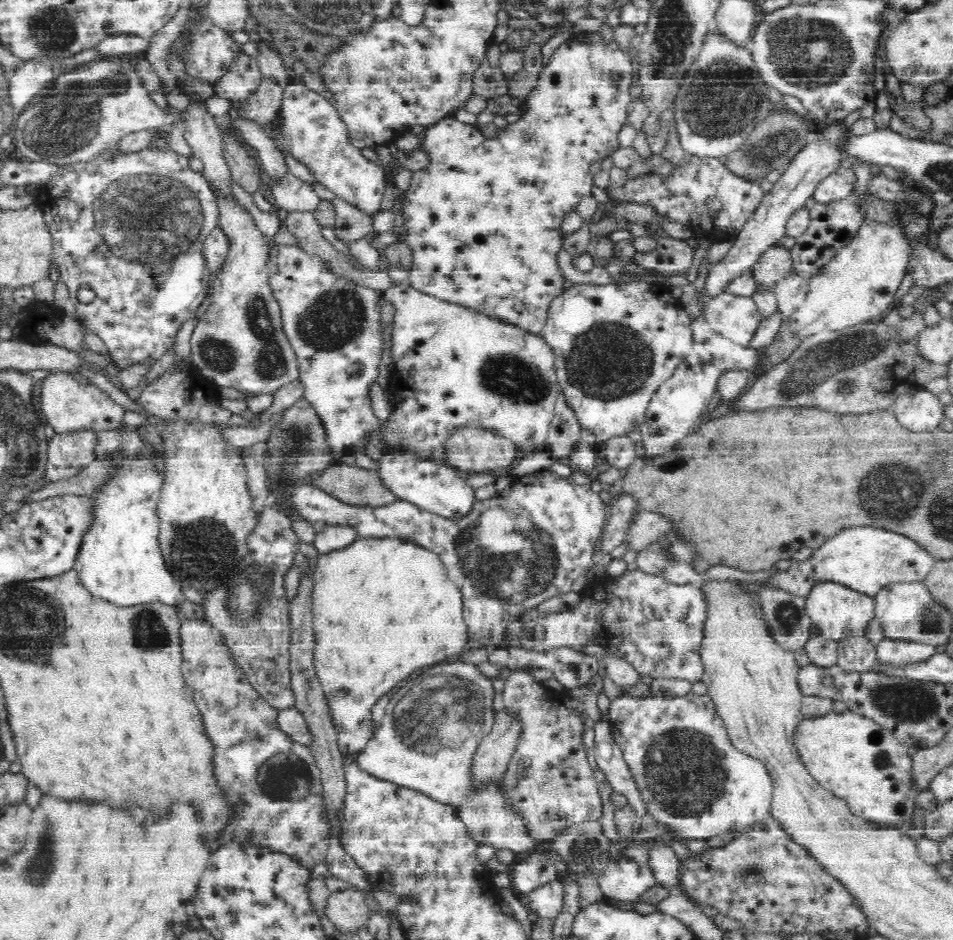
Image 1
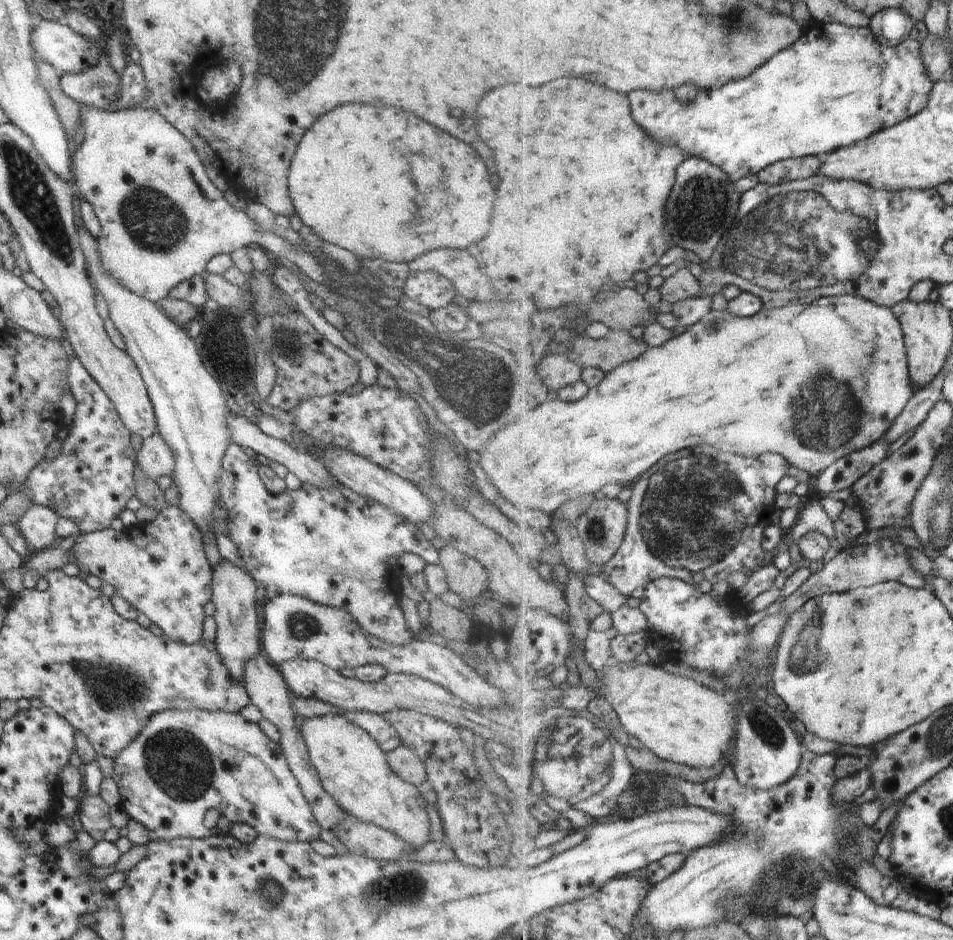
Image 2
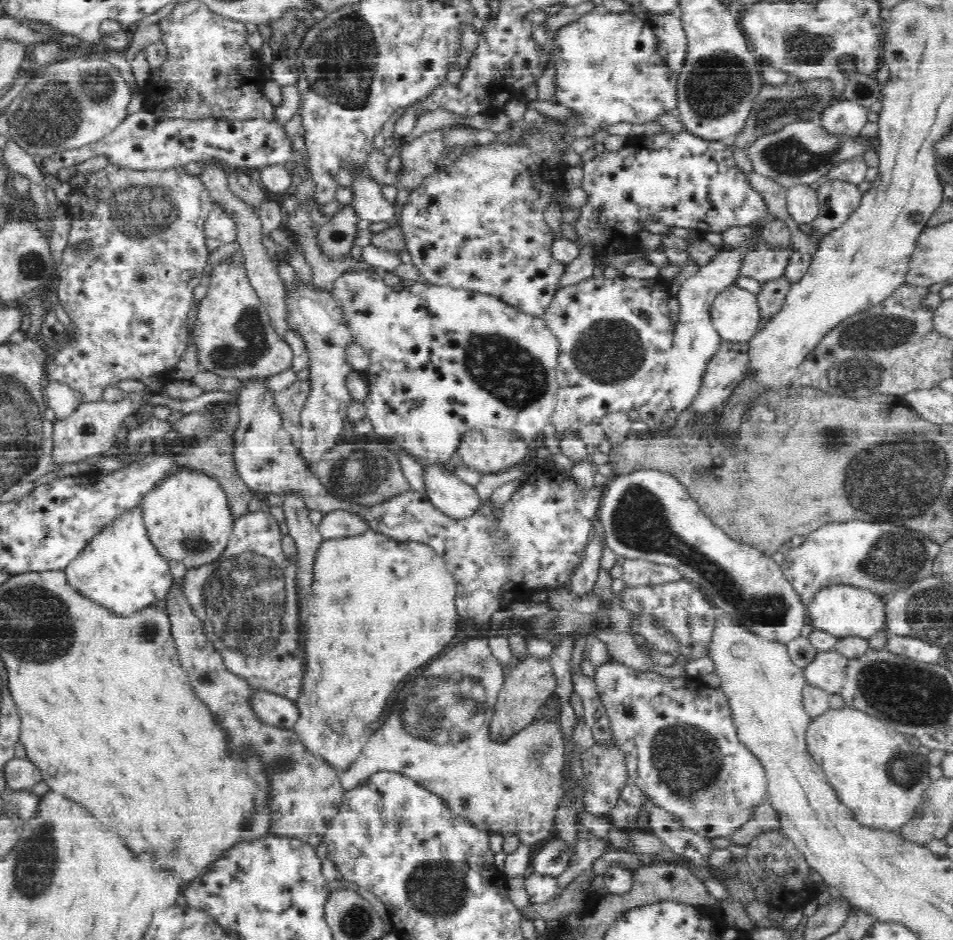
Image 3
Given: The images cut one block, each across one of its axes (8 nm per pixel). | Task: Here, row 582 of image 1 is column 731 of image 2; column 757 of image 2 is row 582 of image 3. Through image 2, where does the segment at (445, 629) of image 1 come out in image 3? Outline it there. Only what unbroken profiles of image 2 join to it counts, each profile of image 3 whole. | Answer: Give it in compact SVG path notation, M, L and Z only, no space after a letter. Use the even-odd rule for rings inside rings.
M366 530L358 536L350 538L340 538L340 540L324 540L316 564L314 564L314 585L311 597L312 617L309 621L308 640L306 646L308 650L308 670L304 675L304 694L299 700L298 707L302 718L296 726L295 732L304 739L304 745L313 753L324 757L333 767L343 770L352 764L356 754L360 754L360 746L366 744L369 734L368 726L371 722L383 718L386 713L386 704L392 696L392 693L398 688L404 676L412 674L412 670L420 670L422 664L434 660L436 656L441 655L444 650L447 652L468 641L470 635L473 635L472 624L463 617L459 616L455 601L457 598L457 582L454 577L447 571L444 561L436 551L426 543L417 542L398 542L382 534L376 534L371 530Z

